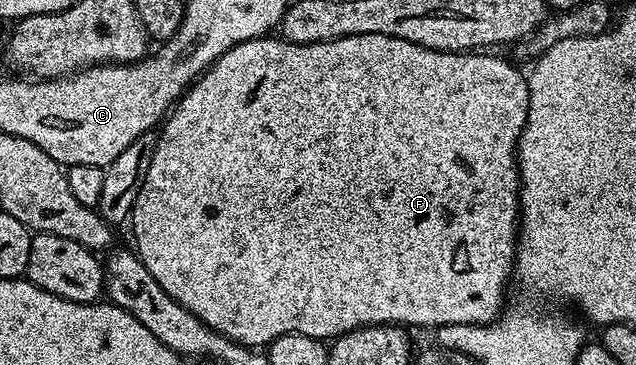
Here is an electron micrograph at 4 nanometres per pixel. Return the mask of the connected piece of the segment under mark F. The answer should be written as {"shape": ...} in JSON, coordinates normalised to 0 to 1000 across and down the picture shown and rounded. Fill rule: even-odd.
{"shape":[[[415,96],[415,99],[412,99],[412,101],[401,101],[401,104],[398,104],[398,107],[396,107],[396,112],[387,112],[387,115],[385,115],[385,118],[373,118],[373,121],[371,121],[371,123],[369,123],[369,126],[366,126],[366,129],[365,129],[365,132],[363,132],[363,134],[362,134],[362,137],[360,137],[360,140],[354,140],[354,142],[352,142],[352,145],[351,145],[351,148],[347,148],[347,153],[346,153],[346,156],[344,156],[344,159],[341,159],[341,162],[340,162],[340,167],[336,167],[336,170],[335,170],[335,175],[332,175],[332,178],[330,178],[330,184],[327,184],[327,186],[325,186],[325,192],[324,192],[324,195],[321,195],[321,197],[319,197],[319,200],[316,200],[316,203],[313,203],[313,208],[311,208],[311,214],[310,214],[310,219],[308,219],[308,222],[307,222],[307,225],[305,225],[305,230],[302,230],[302,233],[300,233],[300,236],[299,236],[299,241],[296,241],[296,244],[294,244],[294,247],[292,247],[292,252],[289,252],[289,255],[288,255],[288,260],[286,260],[286,263],[285,263],[285,266],[281,266],[281,271],[280,271],[280,277],[278,277],[278,285],[277,285],[277,288],[275,288],[275,290],[274,290],[274,296],[270,296],[270,299],[269,299],[269,301],[267,301],[267,310],[266,310],[266,318],[264,318],[264,321],[263,321],[263,323],[261,323],[261,329],[258,329],[258,332],[256,332],[256,334],[255,334],[255,342],[253,342],[253,351],[252,351],[252,353],[250,353],[250,356],[248,356],[248,364],[247,364],[247,373],[245,373],[245,378],[244,378],[244,411],[242,411],[242,414],[241,414],[241,425],[239,425],[239,447],[236,447],[236,452],[234,452],[234,463],[233,463],[233,474],[231,474],[231,477],[228,477],[228,479],[226,479],[226,490],[225,490],[225,499],[223,499],[223,501],[220,501],[220,512],[219,512],[219,521],[217,521],[217,523],[215,523],[215,534],[214,534],[214,545],[212,545],[212,553],[211,553],[211,556],[209,556],[209,562],[208,562],[208,573],[206,573],[206,586],[204,586],[204,597],[203,597],[203,619],[204,619],[204,616],[206,616],[206,638],[208,638],[208,644],[209,644],[209,647],[212,647],[212,663],[209,663],[209,679],[211,679],[211,685],[212,685],[212,690],[214,690],[214,696],[215,696],[215,701],[217,701],[217,707],[219,707],[219,715],[220,715],[220,718],[222,718],[222,721],[228,721],[228,732],[230,732],[230,734],[231,734],[231,740],[233,740],[233,742],[234,742],[234,753],[241,753],[241,764],[247,764],[247,775],[253,775],[253,786],[255,786],[255,789],[256,789],[256,792],[258,792],[258,795],[259,795],[259,800],[263,800],[263,803],[264,803],[264,808],[266,808],[266,811],[269,811],[269,814],[270,814],[270,816],[272,816],[272,822],[274,822],[274,825],[275,825],[275,827],[277,827],[277,830],[278,830],[278,833],[281,833],[281,836],[283,836],[283,838],[285,838],[285,841],[291,841],[291,852],[297,852],[297,855],[299,855],[299,858],[302,858],[302,860],[303,860],[303,863],[307,863],[307,866],[308,866],[308,868],[310,868],[310,874],[316,874],[316,885],[322,885],[322,888],[324,888],[324,890],[325,890],[325,893],[329,893],[329,899],[330,899],[330,901],[333,901],[333,904],[335,904],[335,907],[341,907],[341,910],[343,910],[343,912],[346,912],[346,915],[347,915],[347,918],[354,918],[354,921],[355,921],[355,923],[358,923],[358,926],[360,926],[360,932],[363,932],[363,934],[371,934],[371,940],[374,940],[374,945],[385,945],[385,948],[390,948],[390,951],[420,951],[420,948],[423,948],[423,945],[425,945],[425,942],[426,942],[426,937],[429,937],[429,934],[431,934],[431,932],[432,932],[432,929],[436,929],[436,926],[437,926],[437,923],[439,923],[439,921],[445,921],[445,918],[454,918],[454,915],[456,915],[456,912],[472,912],[472,915],[473,915],[473,918],[480,918],[480,921],[489,921],[489,923],[494,923],[494,926],[500,926],[500,929],[525,929],[525,926],[528,926],[528,923],[533,923],[533,921],[536,921],[536,918],[538,918],[538,912],[547,912],[547,910],[549,910],[549,907],[555,907],[555,904],[557,904],[557,901],[566,901],[566,899],[568,899],[568,896],[574,896],[574,893],[575,893],[575,890],[626,890],[626,893],[629,893],[629,896],[648,896],[648,893],[646,893],[646,890],[654,890],[654,896],[656,896],[656,899],[659,899],[659,901],[678,901],[678,899],[679,899],[679,901],[678,901],[678,904],[684,904],[684,907],[687,907],[687,904],[690,904],[690,899],[693,899],[693,893],[695,893],[695,890],[764,890],[764,888],[767,888],[767,885],[770,885],[770,882],[774,882],[774,879],[777,879],[777,877],[778,877],[778,871],[780,871],[780,868],[783,868],[783,866],[786,866],[786,858],[788,858],[788,849],[789,849],[789,847],[791,847],[791,844],[792,844],[792,836],[791,836],[791,800],[794,800],[794,797],[796,797],[796,792],[797,792],[797,767],[800,767],[800,764],[802,764],[802,767],[805,767],[805,759],[807,759],[807,729],[808,729],[808,721],[810,721],[810,674],[811,674],[811,668],[813,668],[813,641],[814,641],[814,636],[816,636],[816,630],[818,630],[818,625],[819,625],[819,597],[818,597],[818,589],[816,589],[816,523],[818,523],[818,515],[819,515],[819,510],[818,510],[818,501],[816,501],[816,447],[814,447],[814,438],[813,438],[813,400],[814,400],[814,395],[816,395],[816,370],[818,370],[818,364],[819,364],[819,359],[821,359],[821,356],[822,356],[822,348],[824,348],[824,342],[825,342],[825,337],[827,337],[827,334],[829,334],[829,307],[830,307],[830,304],[832,304],[832,238],[830,238],[830,236],[829,236],[829,211],[827,211],[827,208],[824,208],[824,203],[821,203],[821,205],[819,205],[819,203],[816,203],[816,200],[814,200],[814,195],[813,195],[813,192],[810,192],[810,189],[808,189],[808,184],[807,184],[807,181],[803,181],[803,178],[802,178],[802,173],[800,173],[800,170],[797,170],[797,167],[796,167],[796,162],[794,162],[794,159],[791,159],[791,156],[770,156],[770,151],[769,151],[769,148],[766,148],[766,145],[770,145],[770,142],[766,142],[766,140],[730,140],[730,142],[725,142],[725,145],[695,145],[695,142],[693,142],[693,140],[687,140],[687,137],[686,137],[686,134],[670,134],[670,132],[668,132],[668,129],[662,129],[662,126],[660,126],[660,123],[657,123],[657,121],[656,121],[656,118],[643,118],[643,115],[642,115],[642,112],[638,112],[638,110],[637,110],[637,107],[624,107],[624,104],[623,104],[623,101],[619,101],[619,99],[618,99],[618,96],[555,96],[555,99],[553,99],[553,101],[538,101],[538,104],[536,104],[536,107],[524,107],[524,110],[522,110],[522,112],[506,112],[506,115],[505,115],[505,118],[486,118],[486,121],[484,121],[484,123],[469,123],[469,121],[467,121],[467,118],[461,118],[461,115],[459,115],[459,112],[447,112],[447,110],[443,110],[443,107],[440,107],[440,104],[439,104],[439,101],[437,101],[437,99],[432,99],[432,96]]]}

